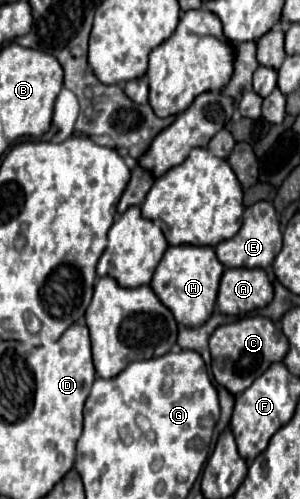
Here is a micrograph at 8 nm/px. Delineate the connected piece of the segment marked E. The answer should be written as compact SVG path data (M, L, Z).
M261 200L245 208L241 230L233 238L219 242L215 246L215 252L225 268L267 268L277 256L277 252L281 250L281 238L283 234L281 234L279 218L277 218L273 204Z

